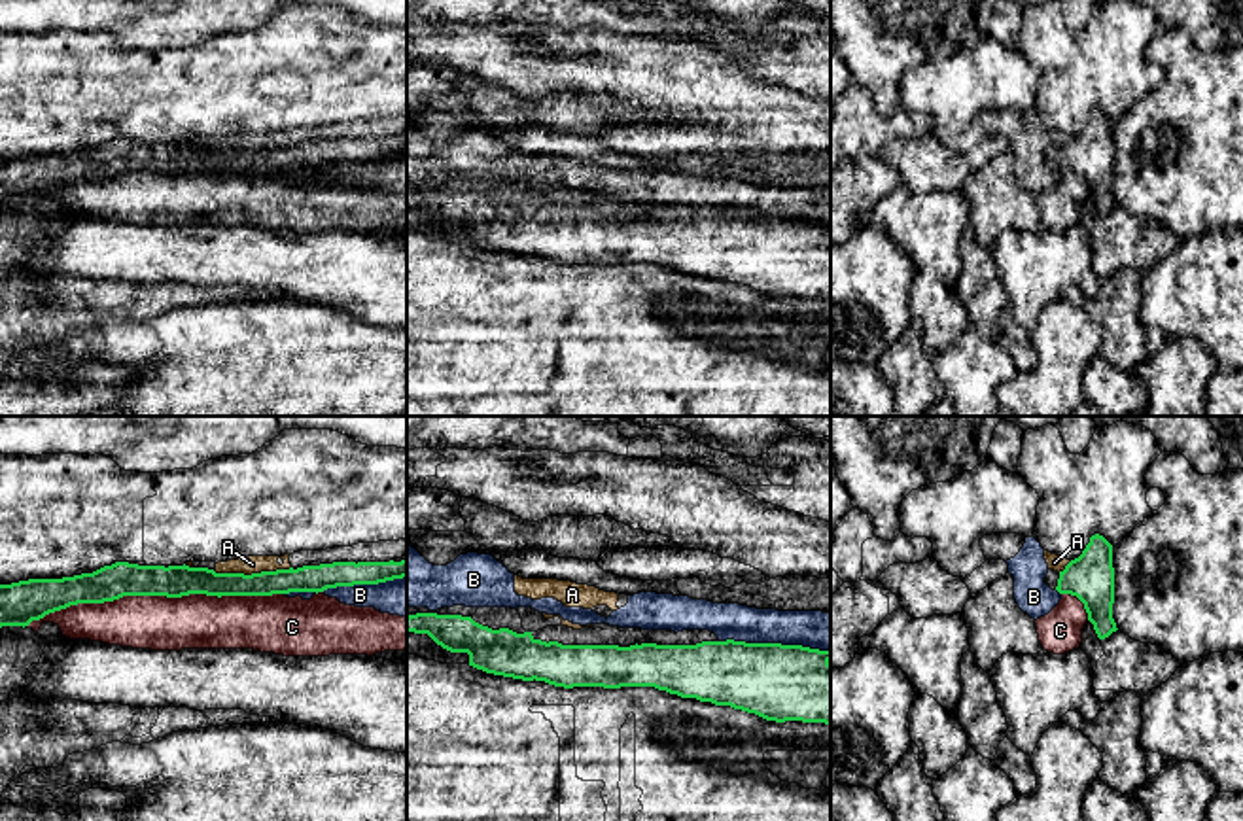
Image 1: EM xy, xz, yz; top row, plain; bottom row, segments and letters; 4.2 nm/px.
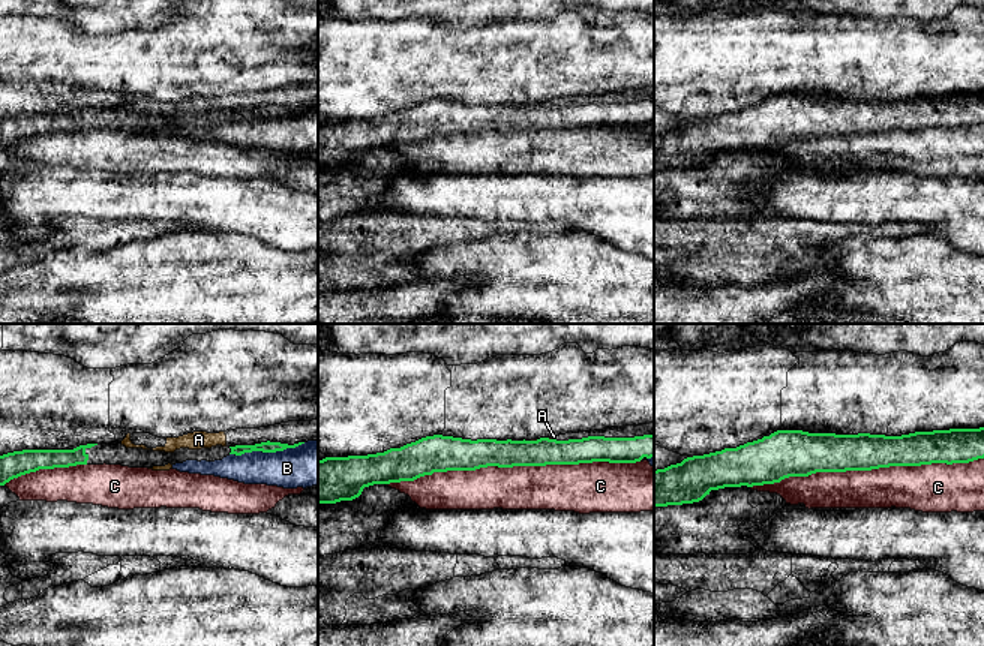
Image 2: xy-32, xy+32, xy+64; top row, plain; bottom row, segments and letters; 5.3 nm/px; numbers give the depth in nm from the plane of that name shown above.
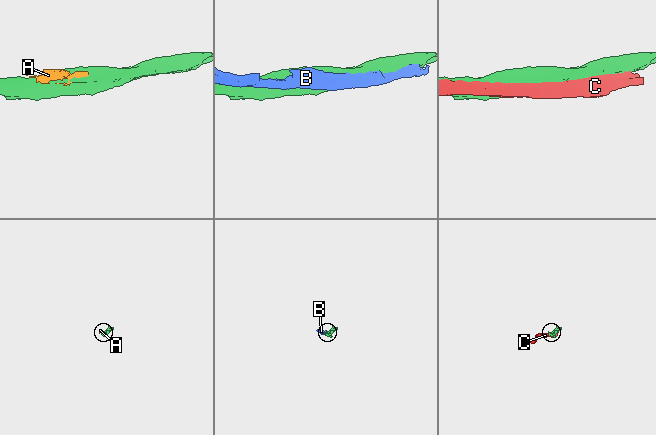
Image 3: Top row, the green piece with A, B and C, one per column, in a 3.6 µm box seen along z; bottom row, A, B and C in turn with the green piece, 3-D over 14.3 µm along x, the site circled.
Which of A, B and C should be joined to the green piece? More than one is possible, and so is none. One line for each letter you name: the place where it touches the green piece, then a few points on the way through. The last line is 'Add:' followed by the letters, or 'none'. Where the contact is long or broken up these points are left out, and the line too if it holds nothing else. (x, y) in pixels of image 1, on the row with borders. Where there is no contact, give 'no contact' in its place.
Add: none

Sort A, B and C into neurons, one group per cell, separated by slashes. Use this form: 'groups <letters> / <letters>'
groups A B / C

